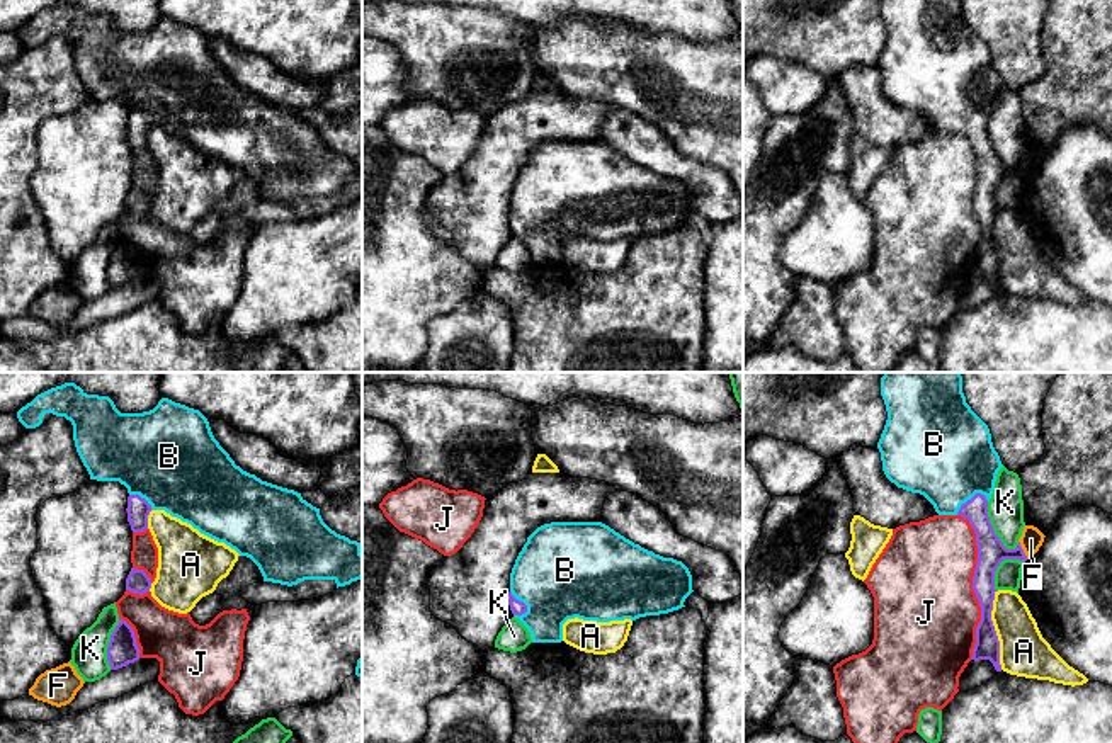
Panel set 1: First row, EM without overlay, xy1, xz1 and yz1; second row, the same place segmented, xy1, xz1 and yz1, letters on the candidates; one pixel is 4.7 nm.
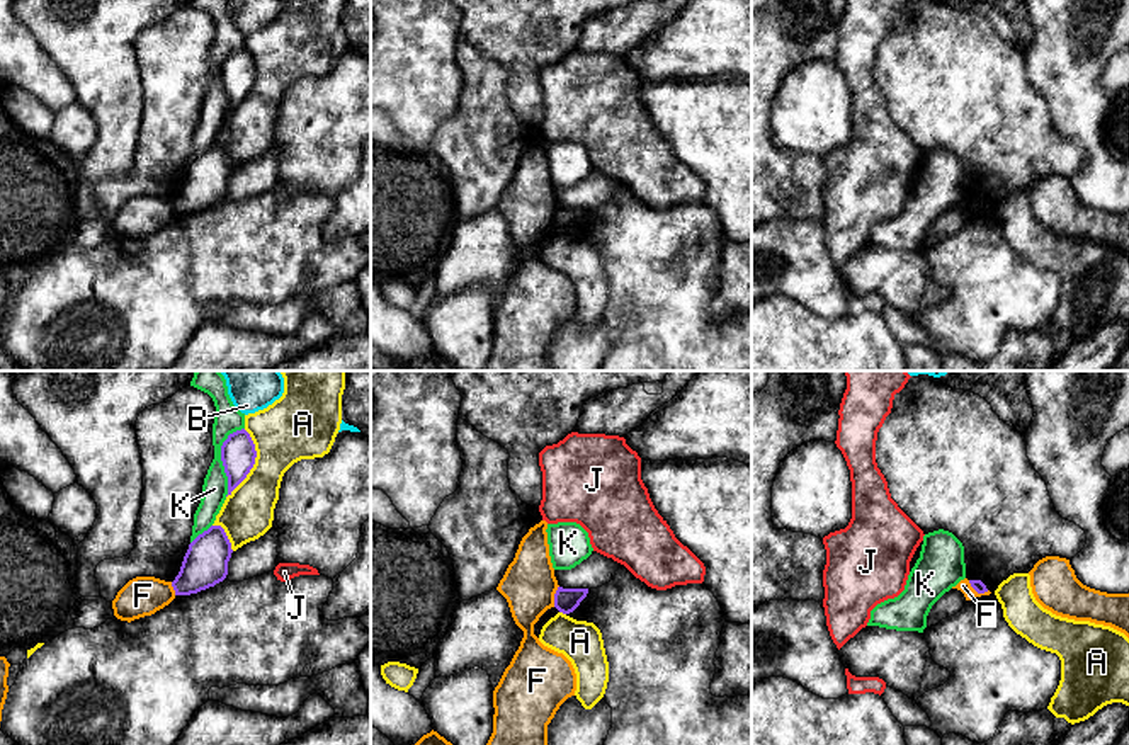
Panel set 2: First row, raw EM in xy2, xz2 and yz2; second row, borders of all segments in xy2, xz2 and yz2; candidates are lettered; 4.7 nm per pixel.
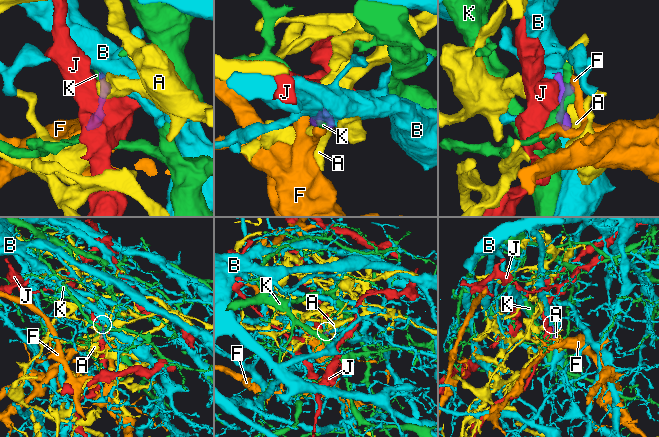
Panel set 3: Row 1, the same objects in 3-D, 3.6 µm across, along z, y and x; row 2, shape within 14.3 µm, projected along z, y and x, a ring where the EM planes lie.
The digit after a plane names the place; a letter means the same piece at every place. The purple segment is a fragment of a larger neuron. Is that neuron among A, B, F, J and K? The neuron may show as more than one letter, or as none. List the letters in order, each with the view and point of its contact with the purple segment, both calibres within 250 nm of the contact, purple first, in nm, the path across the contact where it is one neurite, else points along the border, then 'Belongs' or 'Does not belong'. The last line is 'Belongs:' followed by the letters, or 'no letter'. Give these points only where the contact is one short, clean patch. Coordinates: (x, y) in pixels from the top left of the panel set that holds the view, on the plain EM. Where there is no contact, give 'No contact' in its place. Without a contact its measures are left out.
A: Touches purple at yz1 (993, 249). Thickness 120 nm (purple) against 220 nm. Does not belong
B: Touches purple at yz1 (971, 118). Thickness 120 nm (purple) against 440 nm. Path across: yz1 (990, 167), (971, 118), (946, 72). Belongs
F: Touches purple at xz2 (555, 215). Thickness 110 nm (purple) against 260 nm. Does not belong
J: Touches purple at yz1 (973, 204). Thickness 130 nm (purple) against 480 nm. Does not belong
K: Touches purple at xy2 (221, 77). Thickness 160 nm (purple) against 140 nm. Does not belong
Belongs: B

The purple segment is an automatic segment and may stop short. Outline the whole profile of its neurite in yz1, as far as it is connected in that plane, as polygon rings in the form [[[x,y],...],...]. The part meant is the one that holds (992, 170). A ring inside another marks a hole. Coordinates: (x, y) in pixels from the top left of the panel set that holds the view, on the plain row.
[[[881,0],[881,15],[888,39],[877,68],[886,97],[898,107],[923,114],[939,134],[967,138],[976,151],[978,180],[973,209],[981,226],[981,240],[976,247],[973,279],[990,279],[995,289],[1001,291],[1000,260],[991,240],[995,190],[1003,179],[1027,180],[1027,175],[1020,162],[1015,168],[1007,168],[988,136],[988,121],[996,94],[1003,87],[990,48],[966,22],[962,0]]]

